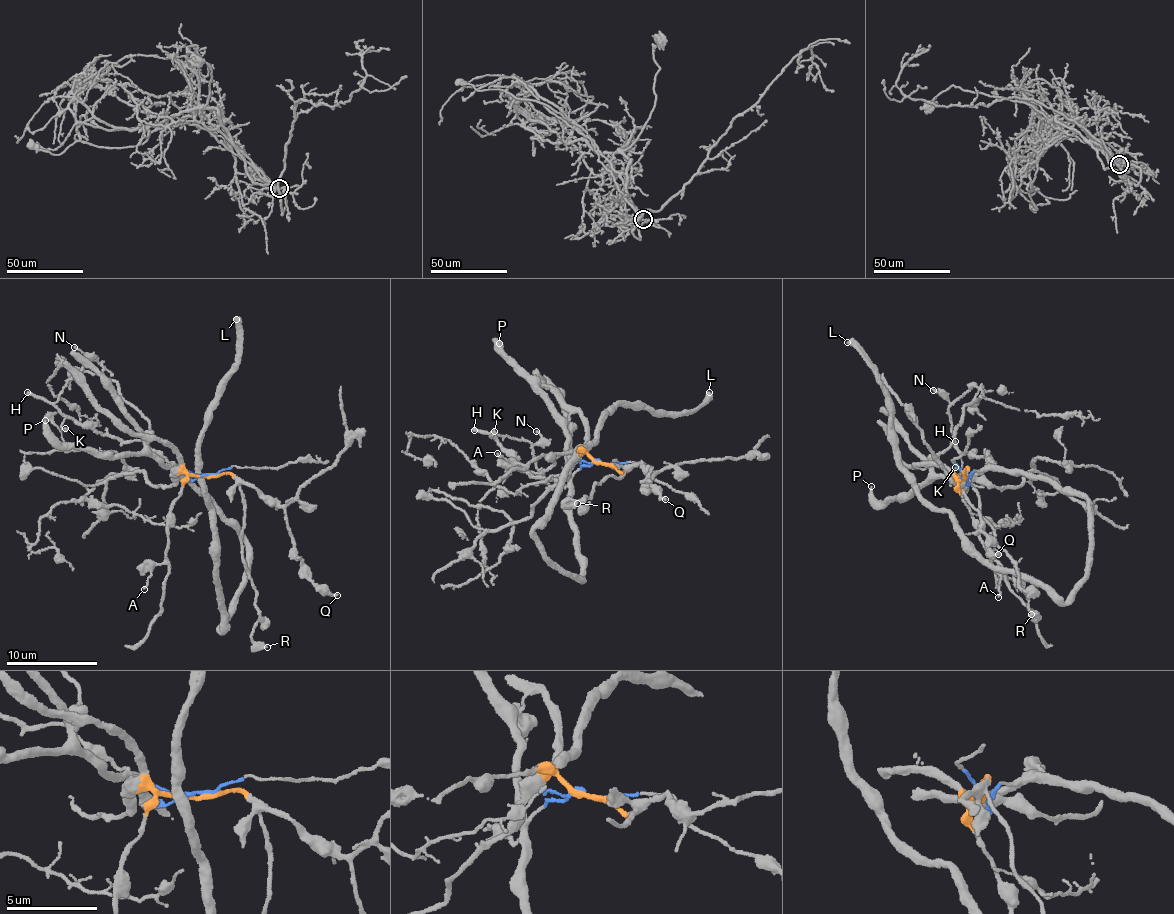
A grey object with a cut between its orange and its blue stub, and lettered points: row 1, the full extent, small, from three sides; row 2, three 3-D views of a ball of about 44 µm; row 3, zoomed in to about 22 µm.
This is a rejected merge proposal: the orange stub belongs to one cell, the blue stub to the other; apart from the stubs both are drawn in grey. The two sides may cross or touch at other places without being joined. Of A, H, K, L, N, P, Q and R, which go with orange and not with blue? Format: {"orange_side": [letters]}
{"orange_side": ["A", "Q", "R"]}

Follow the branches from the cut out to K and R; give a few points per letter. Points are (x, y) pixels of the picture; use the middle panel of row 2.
K: (600, 462), (579, 467), (563, 487), (549, 479), (532, 478), (490, 436), (495, 430)
R: (600, 462), (625, 473), (617, 478), (611, 474), (599, 484), (595, 481), (589, 498), (568, 499), (578, 502)

